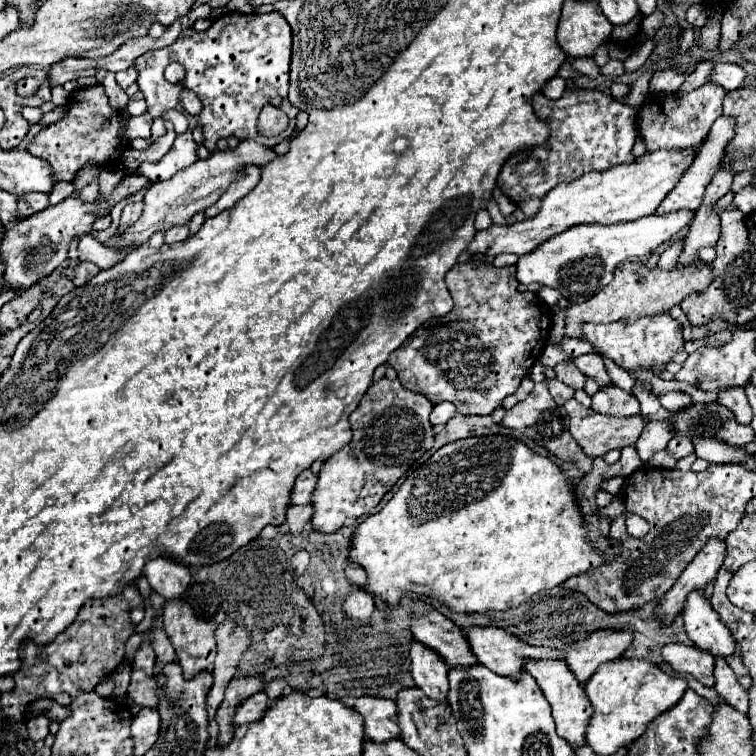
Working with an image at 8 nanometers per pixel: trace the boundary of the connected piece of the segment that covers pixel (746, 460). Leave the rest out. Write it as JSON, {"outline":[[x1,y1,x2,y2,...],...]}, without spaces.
{"outline":[[699,438,693,440,695,454,699,458,705,458,711,464,723,464,723,462,741,462,747,468,755,468,755,462,751,460,751,454,747,454,743,448,733,448,729,444,723,444,715,438]]}

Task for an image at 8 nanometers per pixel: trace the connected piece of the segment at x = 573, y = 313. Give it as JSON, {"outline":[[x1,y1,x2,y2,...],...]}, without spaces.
{"outline":[[623,262,617,266,613,282,607,284,601,292,597,292,593,298,573,306,567,312,567,324,565,334,571,338,579,338,581,330,579,326,583,322,597,322,607,324,621,318,637,318,637,316,655,316,665,314,671,306,679,304,685,296,703,292,713,282,713,268,709,262,703,264,689,264,689,268,673,268,663,270,661,266,647,268,643,262]]}

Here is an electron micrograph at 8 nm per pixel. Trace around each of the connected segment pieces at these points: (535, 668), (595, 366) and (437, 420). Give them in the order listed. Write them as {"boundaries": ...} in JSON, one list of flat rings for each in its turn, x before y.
{"boundaries":[[[531,658,531,660,523,660,525,668,531,672,531,676,537,680,539,688,543,690,547,702,553,708,553,718,557,724,557,734,561,738,565,738,571,746,581,746,585,744,585,726,593,714,593,708,583,692,583,684,569,672,569,666,565,664,565,660,557,660,557,658]],[[597,352,577,356,577,358,575,358,575,364,577,364,577,368,579,368,585,376,595,378,595,380,599,382,599,386,611,384,611,382,609,382,609,376,607,376,607,372,605,372,605,366,603,366,603,358,601,358]],[[441,402,441,404,435,404,433,406,433,412,431,412,431,424,437,426,437,424,445,424,449,418,455,416,455,406,449,404,449,402]]]}

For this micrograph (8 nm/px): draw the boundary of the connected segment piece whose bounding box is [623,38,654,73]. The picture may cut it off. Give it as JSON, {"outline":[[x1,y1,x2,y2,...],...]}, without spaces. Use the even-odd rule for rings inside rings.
{"outline":[[647,38,644,44,636,52,632,54,623,62,626,72,633,73,641,69,646,63,654,48,654,42,651,38]]}

